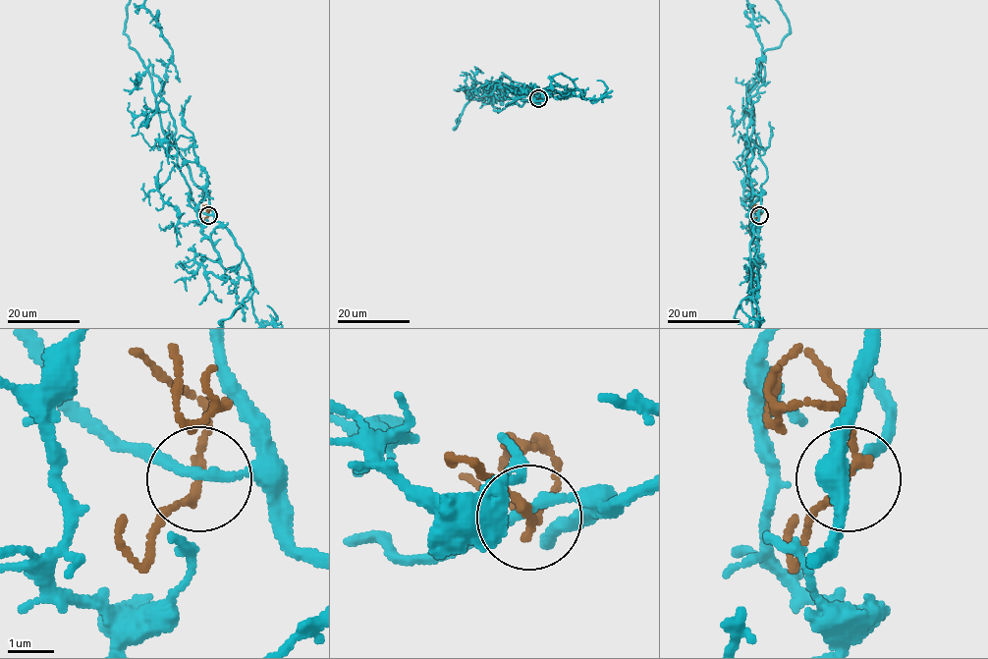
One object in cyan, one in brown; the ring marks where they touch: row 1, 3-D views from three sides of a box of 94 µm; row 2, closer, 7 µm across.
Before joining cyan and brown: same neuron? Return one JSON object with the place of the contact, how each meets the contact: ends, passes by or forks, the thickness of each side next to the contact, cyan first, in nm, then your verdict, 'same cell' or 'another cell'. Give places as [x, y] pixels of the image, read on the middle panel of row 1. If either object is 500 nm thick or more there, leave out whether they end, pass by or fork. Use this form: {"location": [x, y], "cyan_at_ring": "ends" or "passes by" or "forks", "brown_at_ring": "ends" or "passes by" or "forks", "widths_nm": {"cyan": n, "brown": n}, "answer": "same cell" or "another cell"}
{"location": [538, 98], "cyan_at_ring": "passes by", "brown_at_ring": "passes by", "widths_nm": {"cyan": 200, "brown": 170}, "answer": "another cell"}

